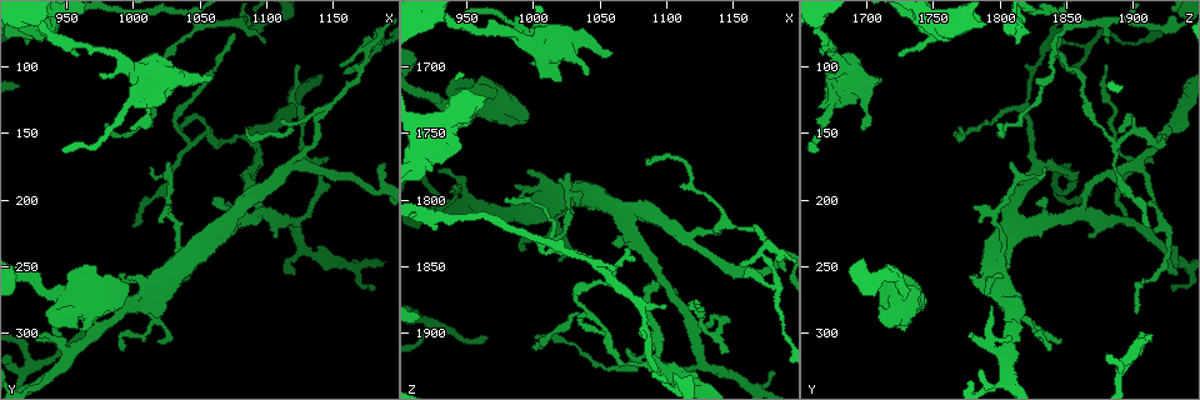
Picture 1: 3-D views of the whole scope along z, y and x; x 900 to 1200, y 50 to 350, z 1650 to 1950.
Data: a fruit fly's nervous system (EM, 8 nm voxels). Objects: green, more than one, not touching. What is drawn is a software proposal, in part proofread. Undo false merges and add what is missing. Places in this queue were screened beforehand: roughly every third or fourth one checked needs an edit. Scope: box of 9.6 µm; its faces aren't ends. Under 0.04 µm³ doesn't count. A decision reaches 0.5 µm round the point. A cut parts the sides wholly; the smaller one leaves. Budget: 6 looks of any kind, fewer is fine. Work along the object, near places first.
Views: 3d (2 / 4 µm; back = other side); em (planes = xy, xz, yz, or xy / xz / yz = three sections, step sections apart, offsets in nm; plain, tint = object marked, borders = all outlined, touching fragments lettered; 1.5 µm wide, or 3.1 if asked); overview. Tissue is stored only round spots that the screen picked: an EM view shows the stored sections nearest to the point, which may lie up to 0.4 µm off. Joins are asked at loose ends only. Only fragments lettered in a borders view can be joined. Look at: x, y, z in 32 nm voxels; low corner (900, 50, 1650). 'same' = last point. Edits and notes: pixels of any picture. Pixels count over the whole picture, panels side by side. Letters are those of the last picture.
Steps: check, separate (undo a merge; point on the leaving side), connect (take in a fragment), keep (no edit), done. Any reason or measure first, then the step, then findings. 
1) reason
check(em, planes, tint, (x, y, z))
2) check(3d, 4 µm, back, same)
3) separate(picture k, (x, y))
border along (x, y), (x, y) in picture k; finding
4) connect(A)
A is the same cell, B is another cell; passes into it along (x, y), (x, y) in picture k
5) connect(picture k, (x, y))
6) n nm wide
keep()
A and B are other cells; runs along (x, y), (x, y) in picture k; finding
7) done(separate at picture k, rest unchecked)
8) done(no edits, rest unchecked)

branch stops here
check(em, planes, borders, (1060, 200, 1832))

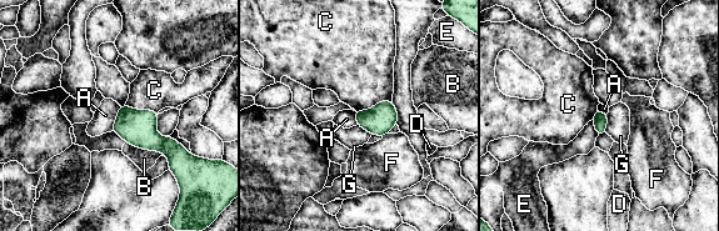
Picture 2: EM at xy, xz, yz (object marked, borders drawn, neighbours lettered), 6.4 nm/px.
keep()
A, B, C, D, E, F and G are other cells; border along (120, 106), (111, 130) in picture 2; no lettered fragment goes on from it

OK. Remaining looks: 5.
an open end
check(3d, 2 µm, back, (1086, 146, 1770))

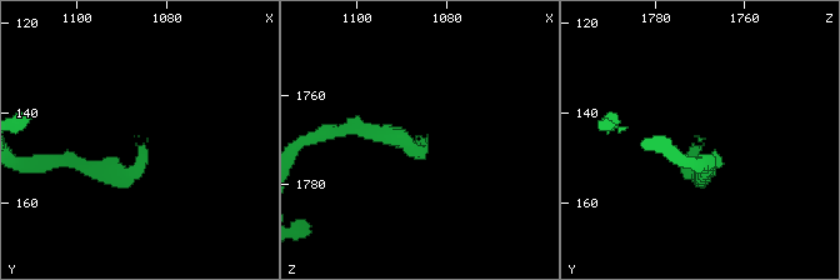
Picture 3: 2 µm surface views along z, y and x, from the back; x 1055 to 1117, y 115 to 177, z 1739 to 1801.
now the EM
check(em, xy, step 8, borders, (1085, 146, 1770))

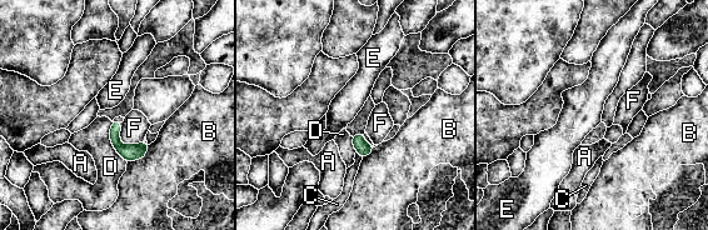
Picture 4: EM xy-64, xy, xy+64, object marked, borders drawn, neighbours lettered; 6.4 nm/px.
check(em, planes, borders, same)

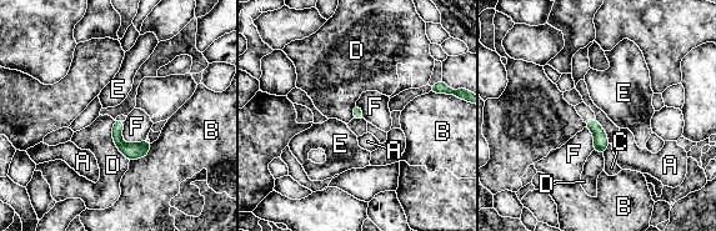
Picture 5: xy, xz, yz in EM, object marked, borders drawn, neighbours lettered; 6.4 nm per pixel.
70 nm wide
keep()
A, B, C, D, E and F are other cells; border along (113, 120), (113, 141), (129, 161) in picture 5; no lettered fragment goes on from it

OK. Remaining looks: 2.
sharp bend
check(3d, 4 µm, back, (1122, 214, 1894))

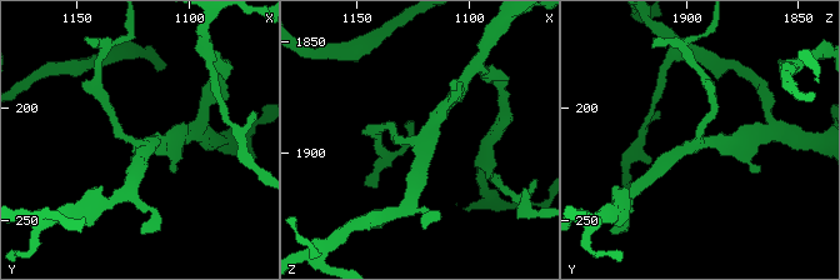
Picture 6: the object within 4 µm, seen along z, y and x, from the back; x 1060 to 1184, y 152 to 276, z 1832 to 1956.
3 arms
check(em, planes, borders, (1120, 216, 1893))

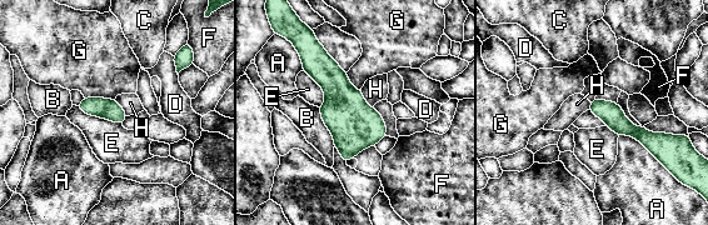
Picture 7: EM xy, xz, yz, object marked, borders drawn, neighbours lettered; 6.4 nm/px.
keep()
A, B, C, D, E, F, G and H are other cells; border along (76, 106), (86, 114), (121, 124) in picture 7; one cell here

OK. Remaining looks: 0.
done(no edits, rest unchecked)

